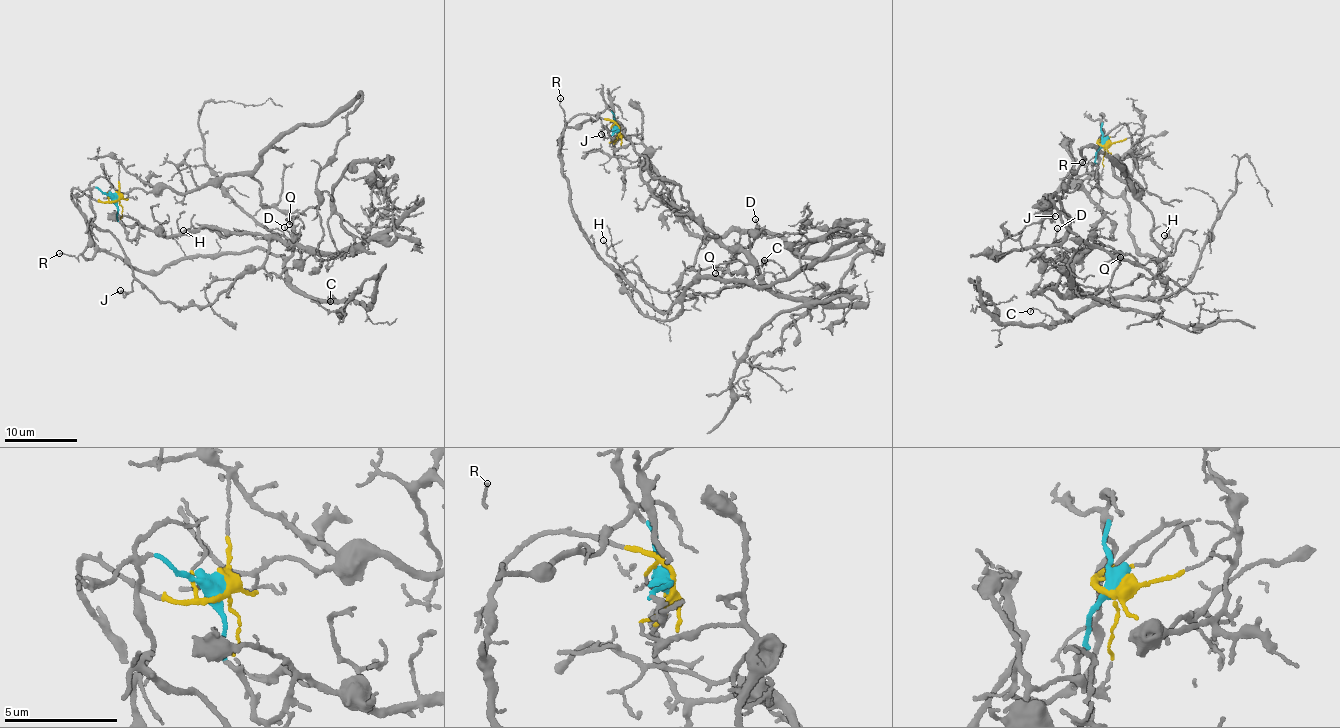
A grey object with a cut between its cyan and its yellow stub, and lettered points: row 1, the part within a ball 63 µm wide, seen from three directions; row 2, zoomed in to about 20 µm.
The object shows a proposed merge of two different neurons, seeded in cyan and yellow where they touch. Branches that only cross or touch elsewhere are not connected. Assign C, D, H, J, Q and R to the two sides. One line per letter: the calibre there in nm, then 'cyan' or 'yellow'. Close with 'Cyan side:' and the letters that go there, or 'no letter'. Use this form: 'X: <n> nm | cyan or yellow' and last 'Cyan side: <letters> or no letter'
C: 140 nm | yellow
D: 130 nm | cyan
H: 110 nm | cyan
J: 190 nm | cyan
Q: 80 nm | cyan
R: 120 nm | yellow
Cyan side: D, H, J, Q

